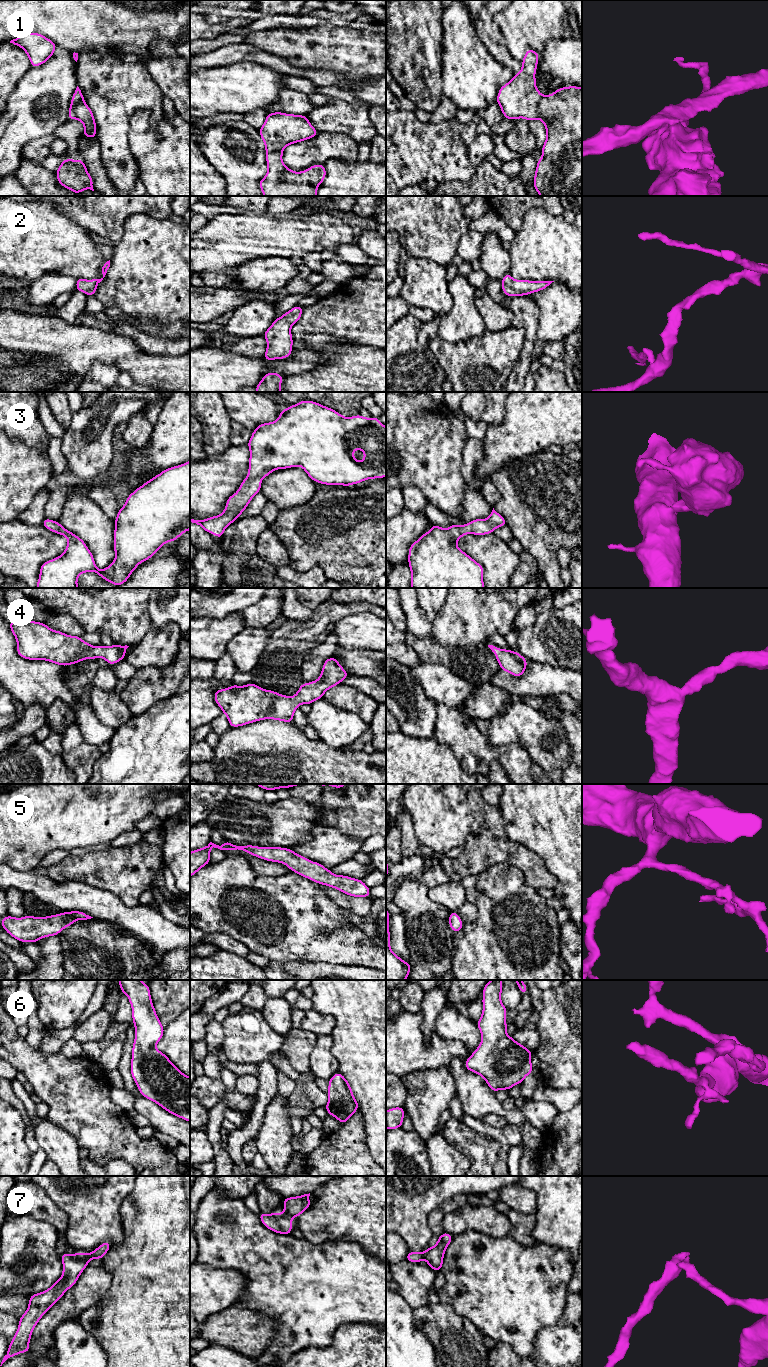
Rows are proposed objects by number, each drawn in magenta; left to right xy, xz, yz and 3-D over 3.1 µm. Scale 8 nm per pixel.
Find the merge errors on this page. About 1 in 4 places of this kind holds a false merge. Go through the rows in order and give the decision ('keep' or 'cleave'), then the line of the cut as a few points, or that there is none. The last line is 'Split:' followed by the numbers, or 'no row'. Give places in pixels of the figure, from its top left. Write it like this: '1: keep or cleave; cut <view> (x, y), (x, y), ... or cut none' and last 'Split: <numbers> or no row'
1: cleave; cut xy (83, 100), (74, 105), (75, 118)
2: keep; cut none
3: keep; cut none
4: keep; cut none
5: keep; cut none
6: keep; cut none
7: cleave; cut xz (285, 1212), (291, 1217)
Split: 1, 7

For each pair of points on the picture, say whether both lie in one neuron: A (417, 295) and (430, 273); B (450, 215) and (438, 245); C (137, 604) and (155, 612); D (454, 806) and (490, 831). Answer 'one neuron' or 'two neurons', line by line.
A: one neuron
B: one neuron
C: two neurons
D: two neurons

